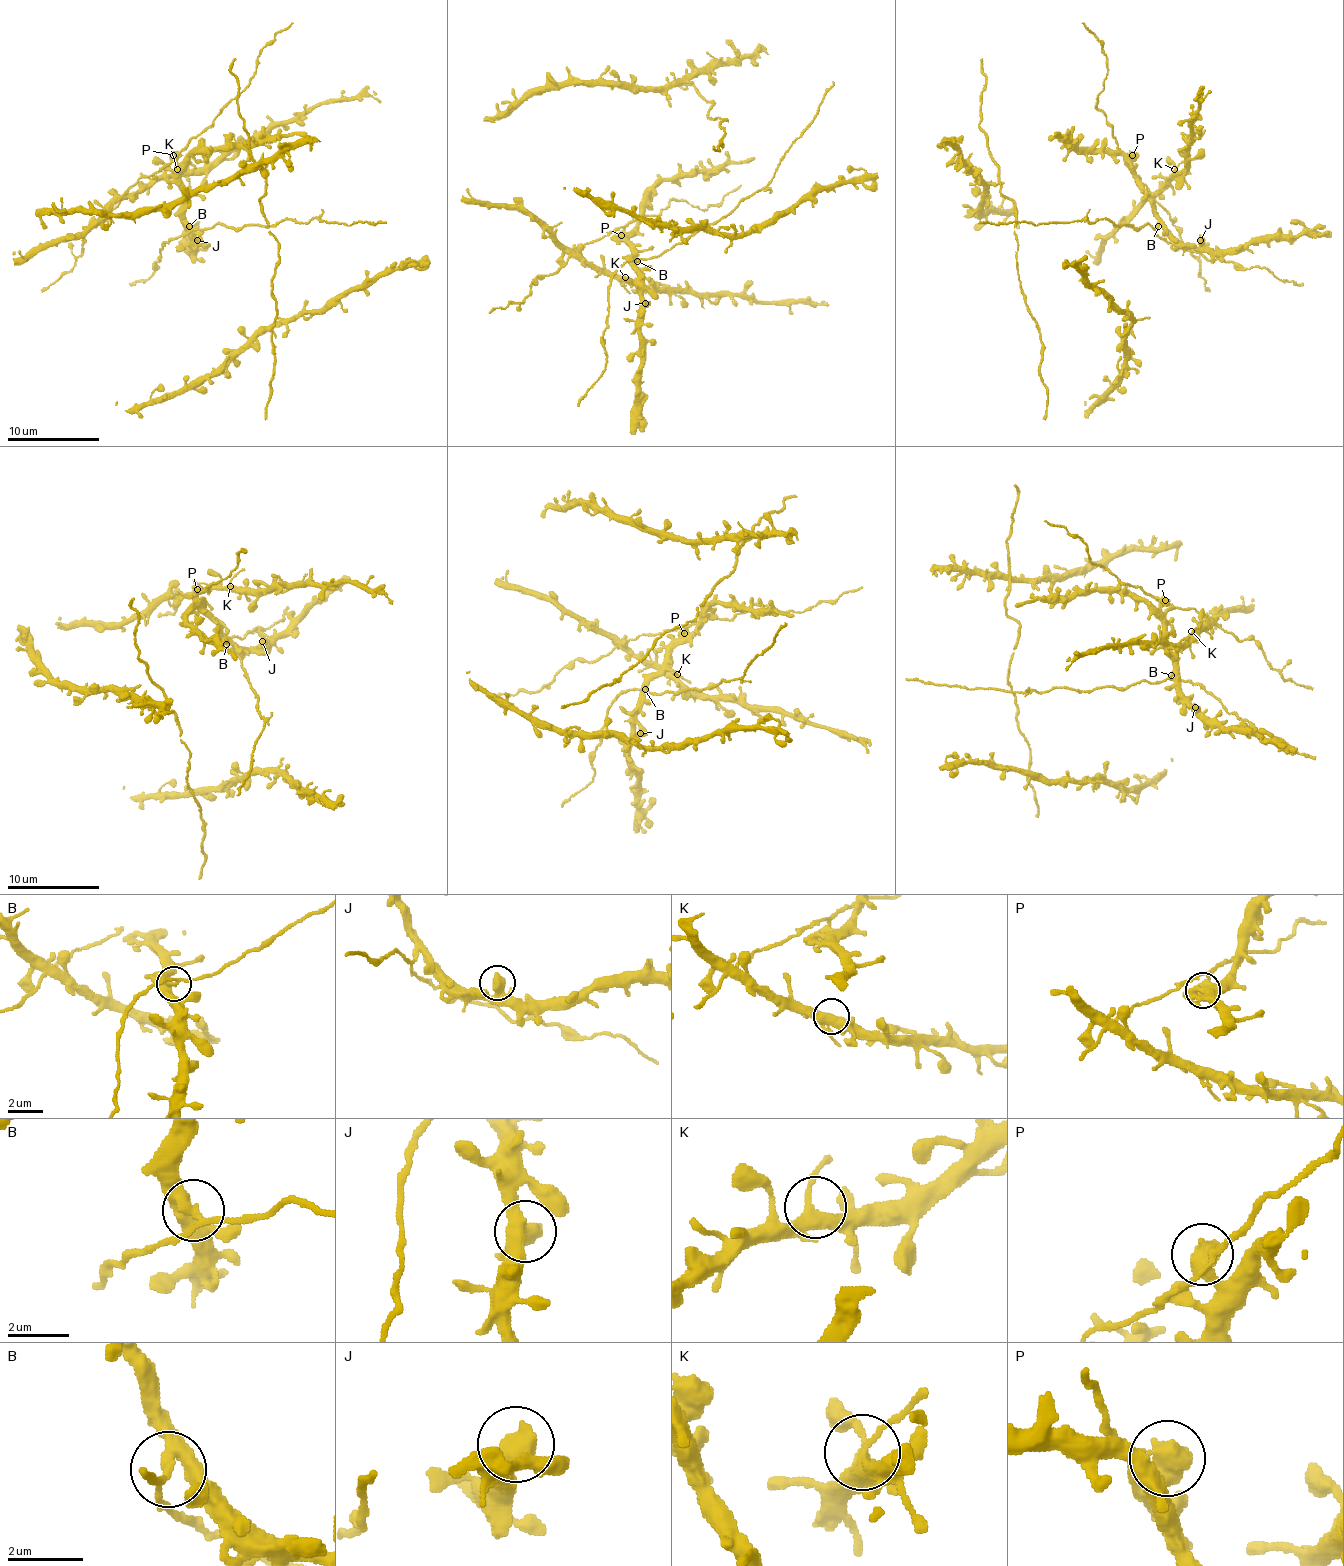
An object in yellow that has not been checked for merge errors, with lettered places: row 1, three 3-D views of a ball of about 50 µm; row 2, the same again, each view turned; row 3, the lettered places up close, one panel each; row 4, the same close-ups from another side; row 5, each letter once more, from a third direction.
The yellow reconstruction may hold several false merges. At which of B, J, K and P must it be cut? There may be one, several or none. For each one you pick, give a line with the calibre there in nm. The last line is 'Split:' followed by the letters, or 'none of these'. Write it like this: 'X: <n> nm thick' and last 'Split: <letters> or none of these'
B: 300 nm thick
P: 550 nm thick
Split: B, P

